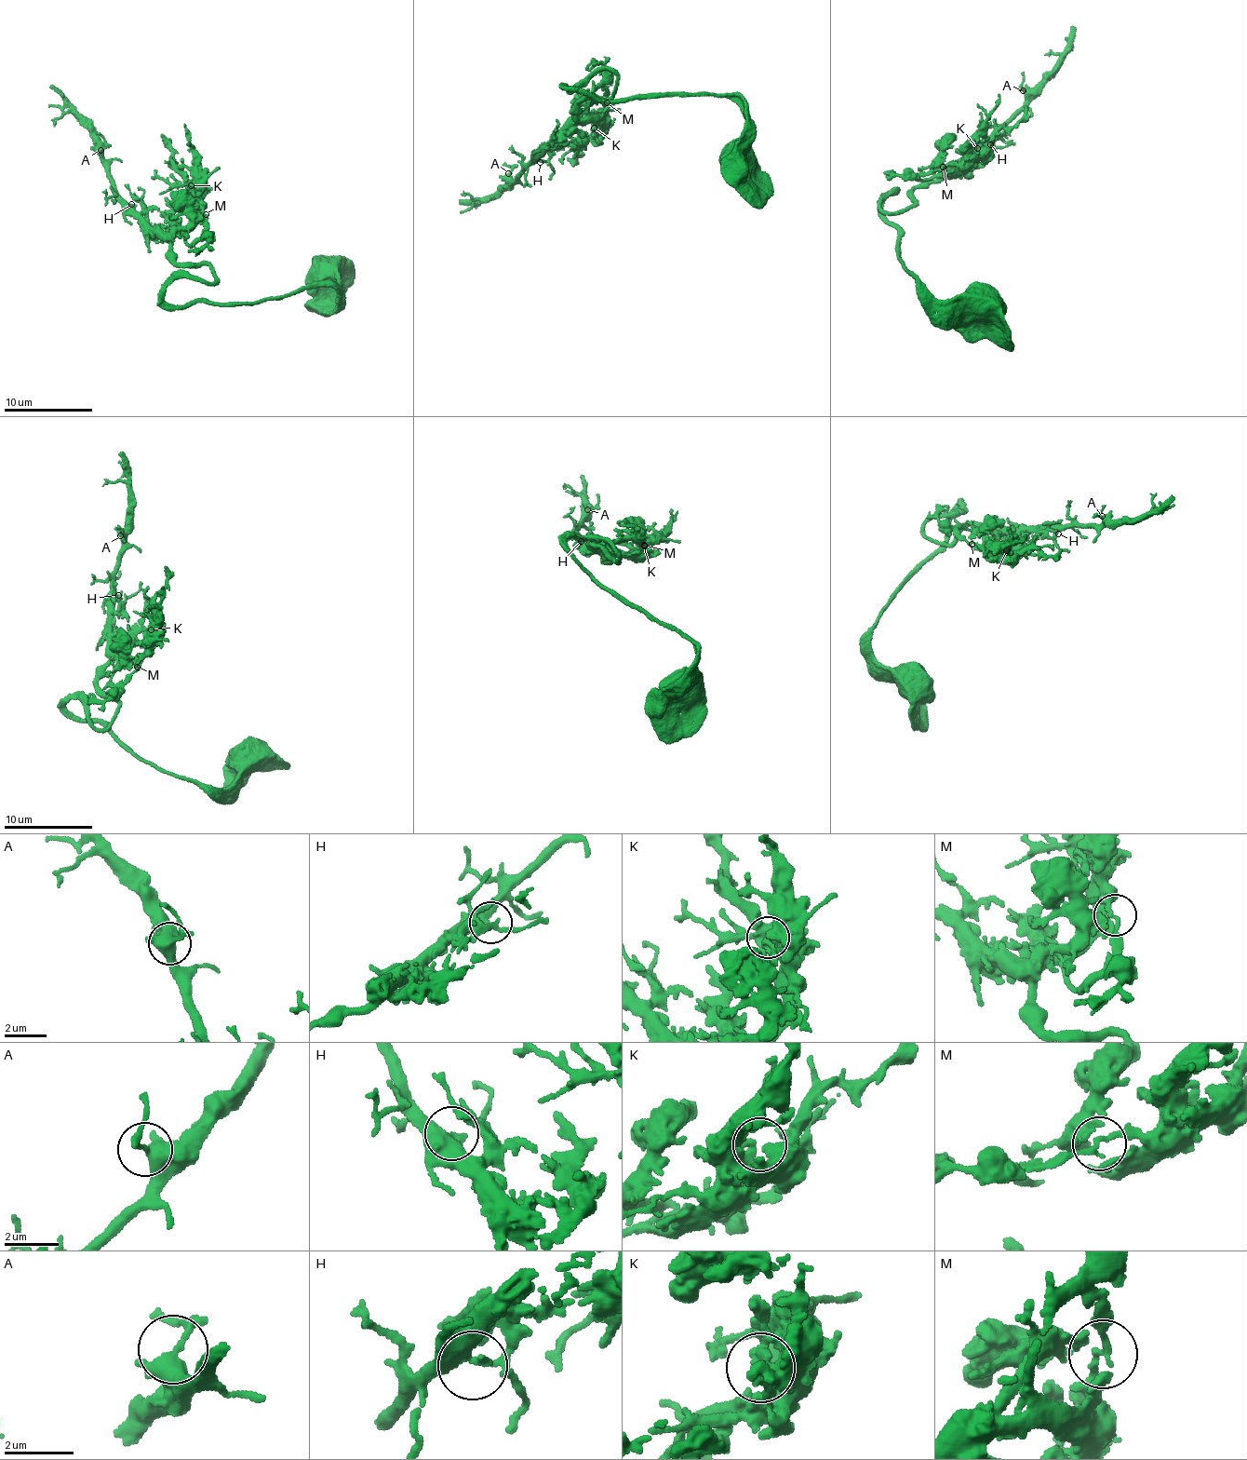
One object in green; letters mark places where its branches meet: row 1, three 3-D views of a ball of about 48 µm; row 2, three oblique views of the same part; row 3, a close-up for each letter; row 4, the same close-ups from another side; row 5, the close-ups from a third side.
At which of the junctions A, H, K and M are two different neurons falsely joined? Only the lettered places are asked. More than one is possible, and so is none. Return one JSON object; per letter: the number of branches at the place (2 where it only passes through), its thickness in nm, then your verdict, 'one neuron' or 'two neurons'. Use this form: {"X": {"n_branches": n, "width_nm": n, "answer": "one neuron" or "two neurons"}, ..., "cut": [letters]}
{"A": {"n_branches": 2, "width_nm": 500, "answer": "one neuron"}, "H": {"n_branches": 2, "width_nm": 480, "answer": "one neuron"}, "K": {"n_branches": 1, "width_nm": 550, "answer": "one neuron"}, "M": {"n_branches": 3, "width_nm": 160, "answer": "one neuron"}, "cut": []}

